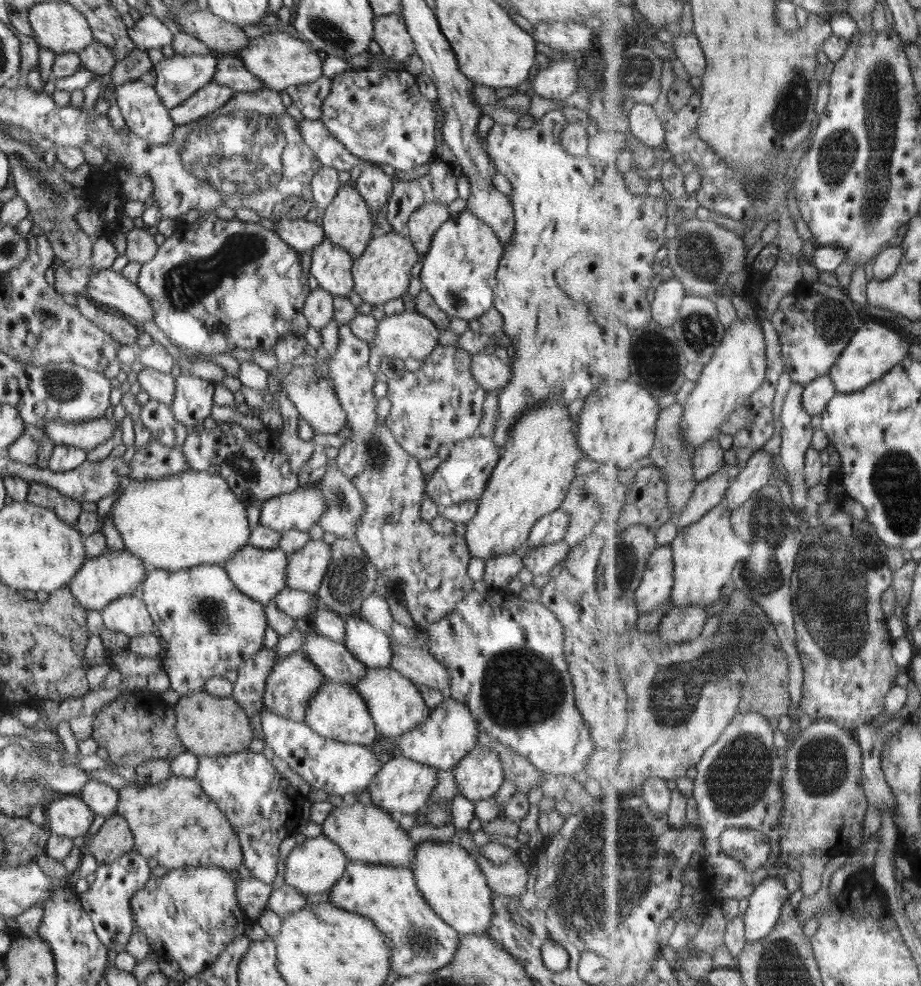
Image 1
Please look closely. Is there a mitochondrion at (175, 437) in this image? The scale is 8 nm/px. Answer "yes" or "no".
no

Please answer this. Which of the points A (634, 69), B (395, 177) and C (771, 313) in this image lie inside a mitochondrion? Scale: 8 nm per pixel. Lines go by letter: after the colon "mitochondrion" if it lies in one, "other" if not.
A: mitochondrion
B: other
C: other

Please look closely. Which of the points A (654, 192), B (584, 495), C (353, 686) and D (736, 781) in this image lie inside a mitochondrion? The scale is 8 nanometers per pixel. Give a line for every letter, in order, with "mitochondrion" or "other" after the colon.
A: other
B: mitochondrion
C: other
D: mitochondrion

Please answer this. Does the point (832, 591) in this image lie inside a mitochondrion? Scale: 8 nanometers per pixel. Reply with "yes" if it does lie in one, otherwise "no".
yes

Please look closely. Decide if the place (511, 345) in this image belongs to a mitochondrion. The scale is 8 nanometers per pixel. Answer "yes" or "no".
no

